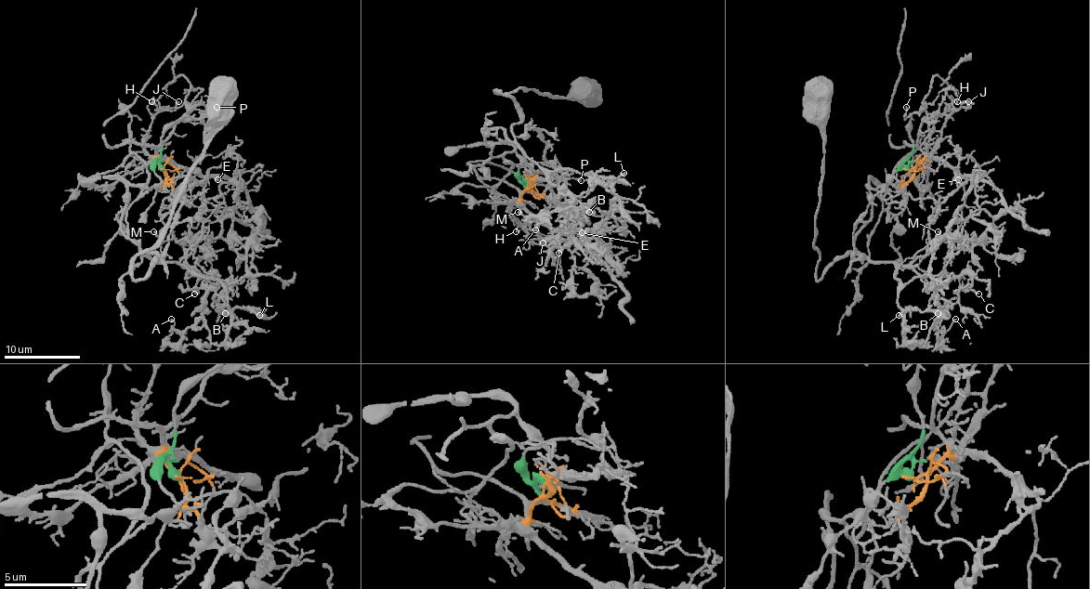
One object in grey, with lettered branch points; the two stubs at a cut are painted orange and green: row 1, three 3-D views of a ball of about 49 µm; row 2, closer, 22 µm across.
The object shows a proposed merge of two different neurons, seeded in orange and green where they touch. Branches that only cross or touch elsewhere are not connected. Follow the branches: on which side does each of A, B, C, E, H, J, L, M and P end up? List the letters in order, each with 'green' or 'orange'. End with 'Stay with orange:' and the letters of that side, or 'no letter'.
A: green
B: green
C: green
E: orange
H: orange
J: orange
L: green
M: orange
P: green
Stay with orange: E, H, J, M

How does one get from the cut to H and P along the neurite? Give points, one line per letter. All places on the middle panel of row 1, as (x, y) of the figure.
H: (527, 180), (527, 190), (507, 209), (523, 227), (516, 232)
P: (527, 180), (523, 182), (525, 186), (550, 184), (565, 178), (580, 180)

